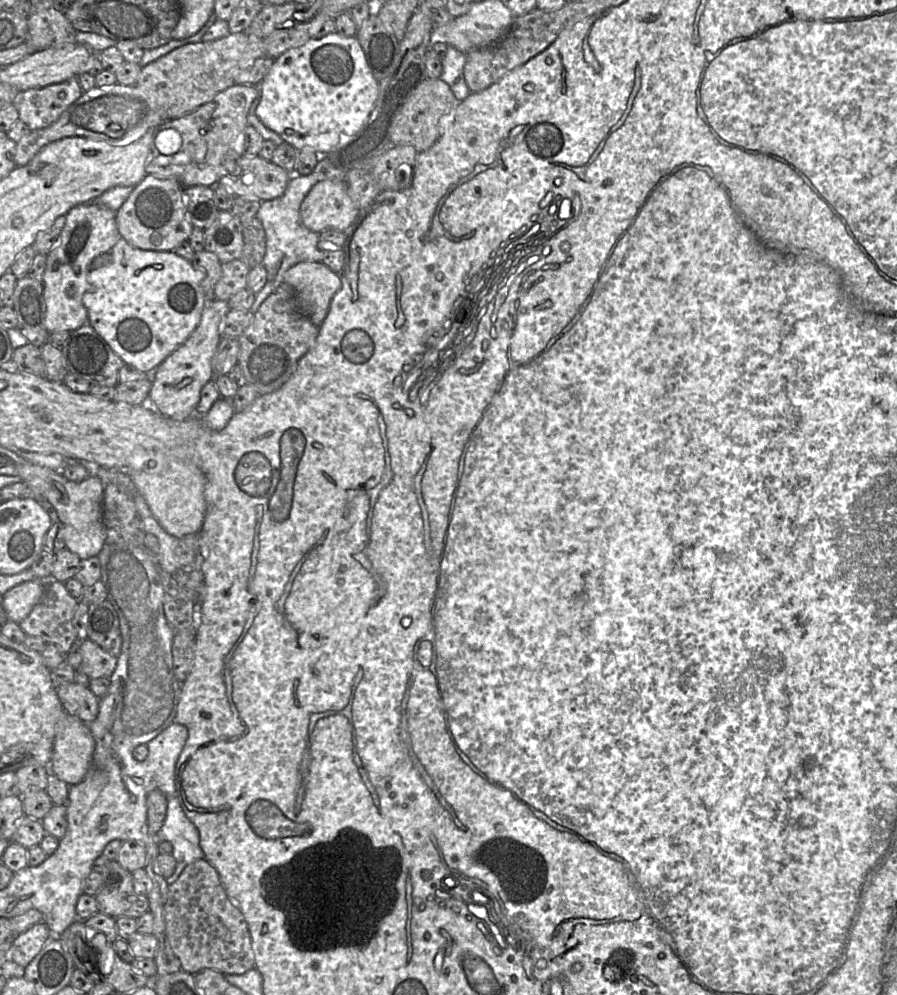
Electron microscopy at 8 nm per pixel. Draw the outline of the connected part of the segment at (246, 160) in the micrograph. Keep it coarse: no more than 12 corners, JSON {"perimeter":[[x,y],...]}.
{"perimeter":[[242,155],[219,184],[234,196],[281,196],[291,174],[259,155]]}

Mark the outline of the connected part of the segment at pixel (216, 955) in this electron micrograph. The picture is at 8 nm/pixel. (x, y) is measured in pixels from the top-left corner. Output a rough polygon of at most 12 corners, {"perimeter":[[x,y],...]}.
{"perimeter":[[205,858],[168,886],[183,971],[255,968],[247,922]]}

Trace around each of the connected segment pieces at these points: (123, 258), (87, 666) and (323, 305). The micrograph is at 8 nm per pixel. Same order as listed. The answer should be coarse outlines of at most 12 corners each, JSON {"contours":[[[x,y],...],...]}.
{"contours":[[[120,238],[90,270],[88,324],[156,369],[199,324],[204,269]],[[86,639],[82,669],[89,679],[109,678],[117,657]],[[299,262],[285,272],[298,309],[318,327],[341,288],[322,262]]]}

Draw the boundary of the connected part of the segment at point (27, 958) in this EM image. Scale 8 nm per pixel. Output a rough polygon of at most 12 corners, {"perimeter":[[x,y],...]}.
{"perimeter":[[42,921],[12,937],[11,960],[25,968],[52,936]]}

